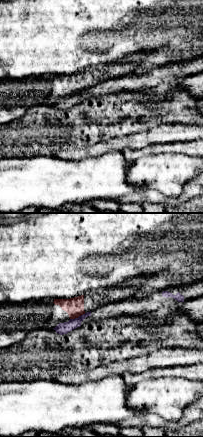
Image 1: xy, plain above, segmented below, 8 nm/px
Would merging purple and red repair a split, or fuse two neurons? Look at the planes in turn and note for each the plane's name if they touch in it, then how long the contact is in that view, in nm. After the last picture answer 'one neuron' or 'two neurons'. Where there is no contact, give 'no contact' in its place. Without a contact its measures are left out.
meets purple in xy; contact 140 nm long

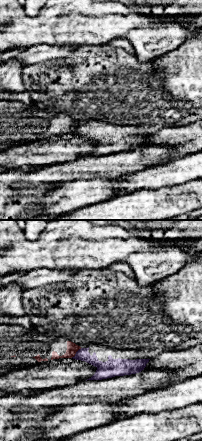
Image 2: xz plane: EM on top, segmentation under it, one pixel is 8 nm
meets purple in xz; contact 120 nm long

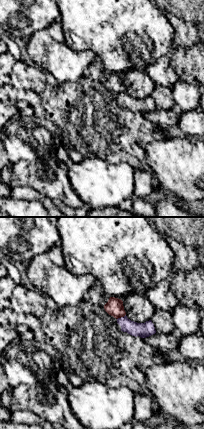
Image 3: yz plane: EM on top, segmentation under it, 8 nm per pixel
meets purple in yz; contact 80 nm long

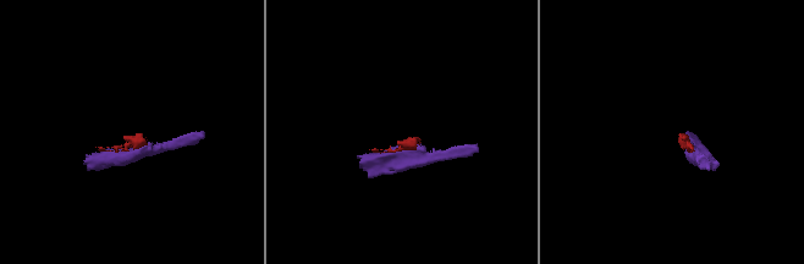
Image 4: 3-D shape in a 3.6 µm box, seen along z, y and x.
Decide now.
two neurons

